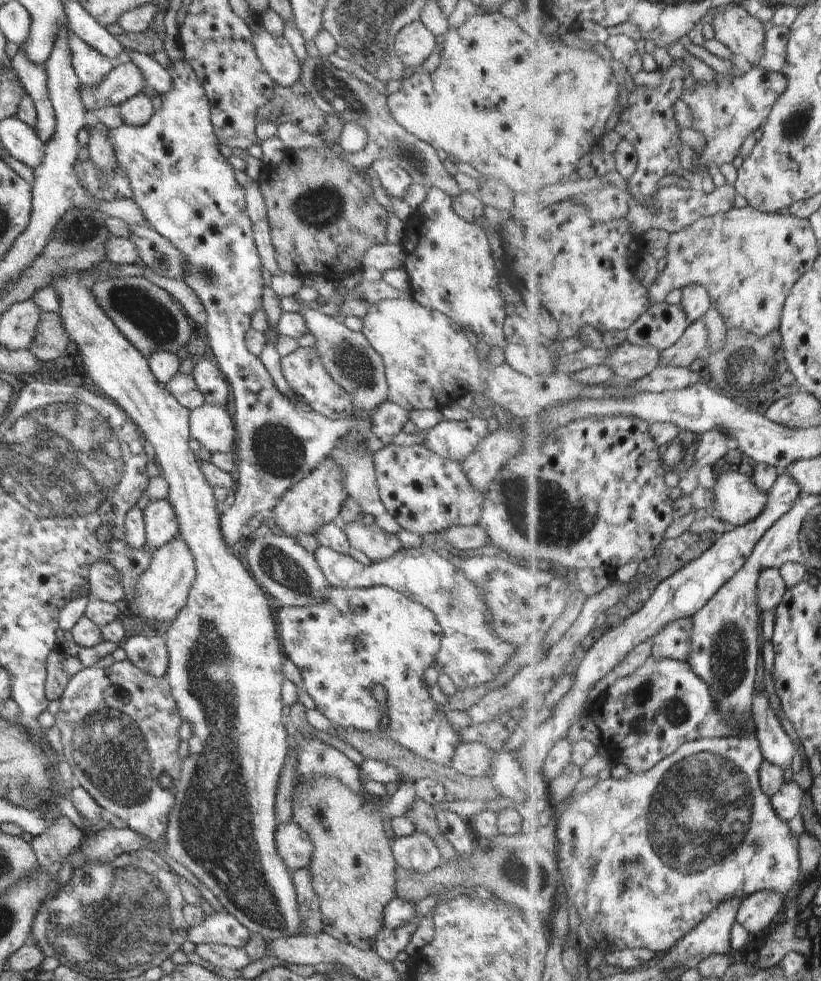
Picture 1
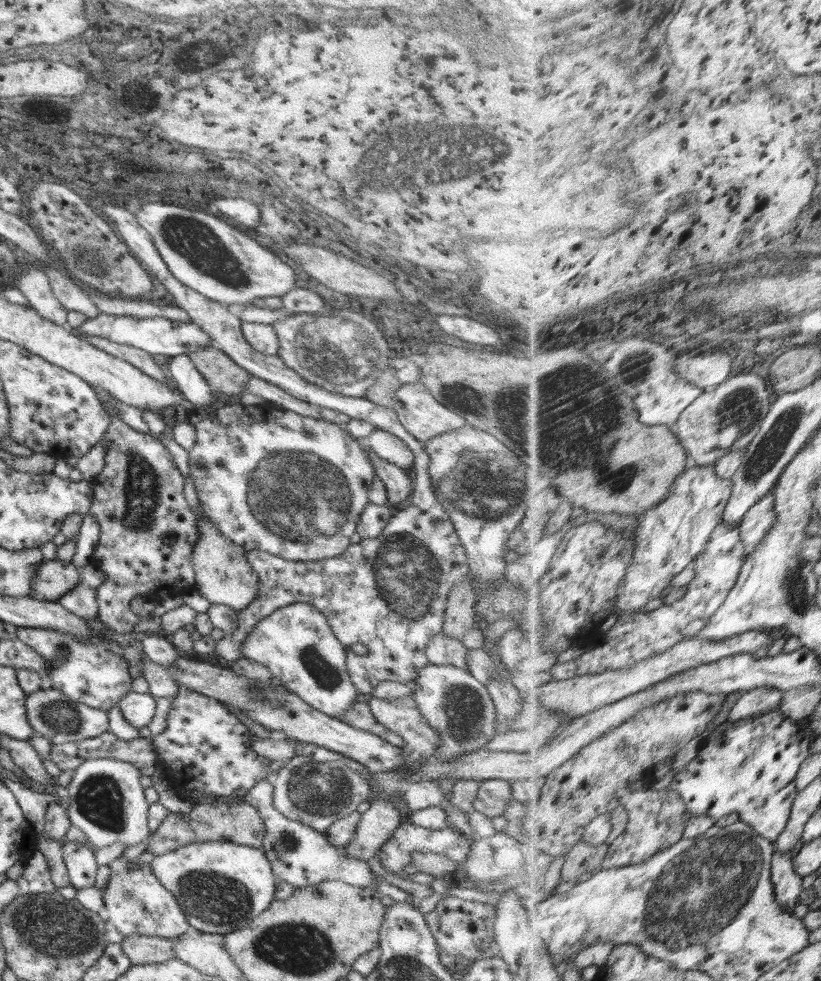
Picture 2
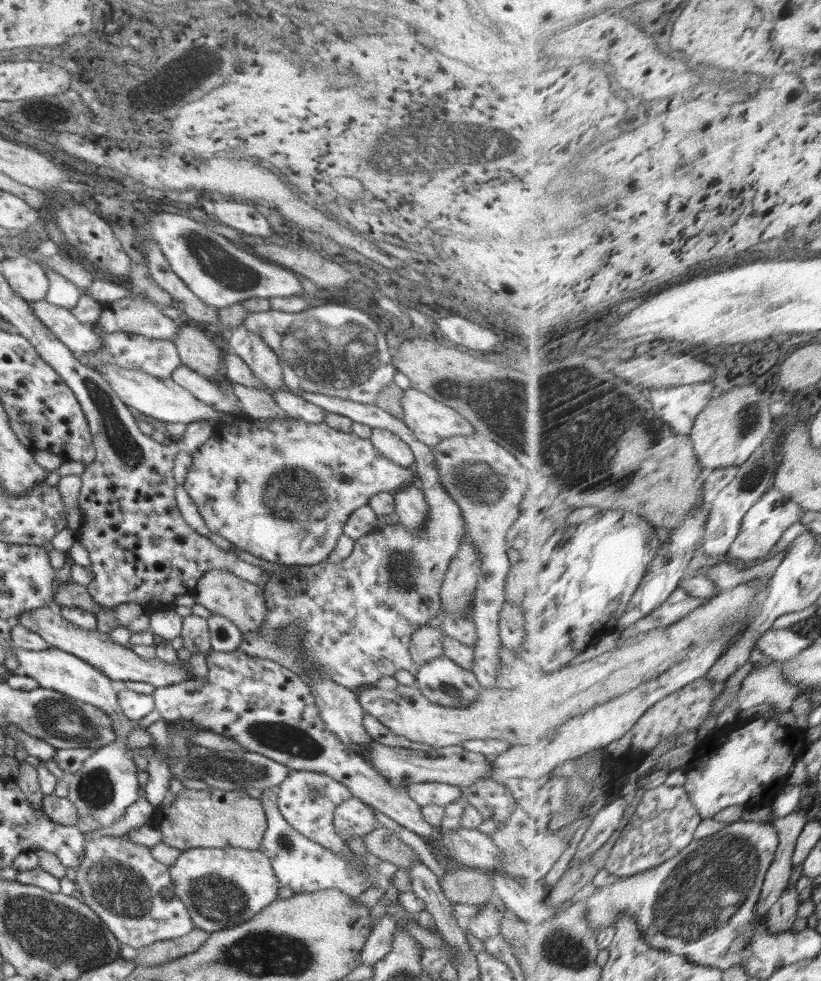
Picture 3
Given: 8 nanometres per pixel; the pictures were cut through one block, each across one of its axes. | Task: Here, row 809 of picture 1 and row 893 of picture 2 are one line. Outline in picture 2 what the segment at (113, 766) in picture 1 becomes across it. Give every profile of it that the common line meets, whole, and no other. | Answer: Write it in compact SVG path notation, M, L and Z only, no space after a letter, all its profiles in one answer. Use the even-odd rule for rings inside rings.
M124 856L116 858L108 864L110 879L104 891L104 917L109 924L122 934L123 938L140 934L140 936L155 936L174 940L175 937L188 934L194 928L190 926L184 911L180 908L176 897L172 895L158 877L154 875L153 869L148 864L142 864L137 860L126 860Z

